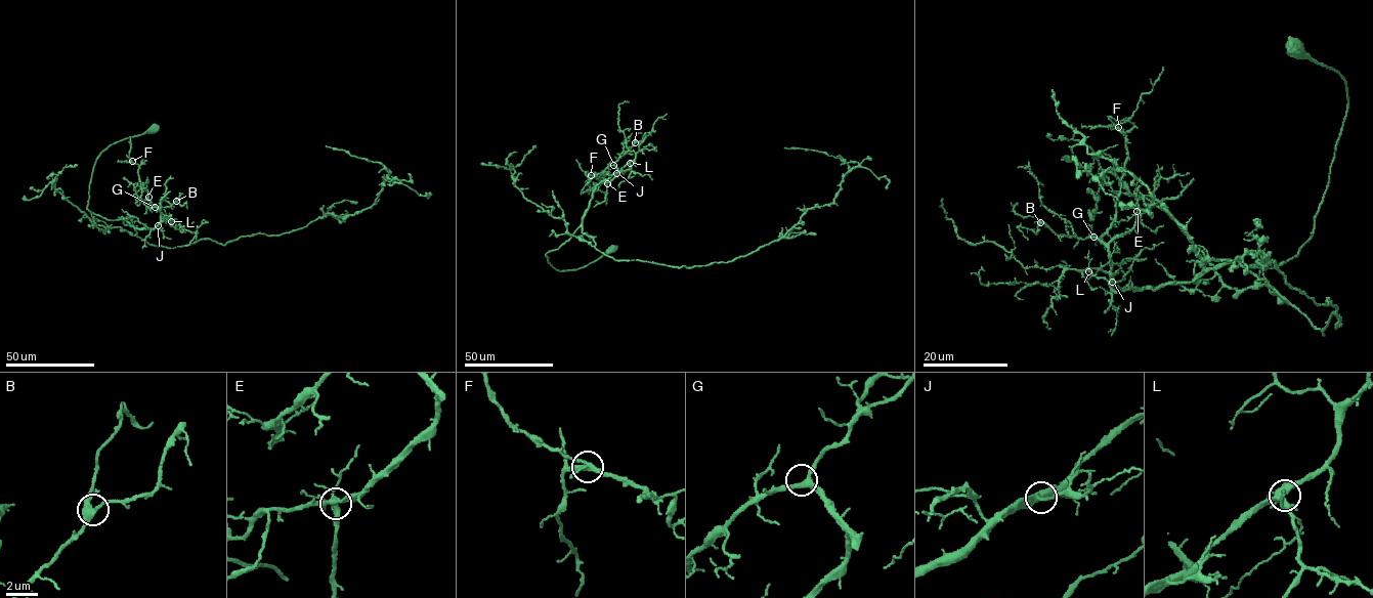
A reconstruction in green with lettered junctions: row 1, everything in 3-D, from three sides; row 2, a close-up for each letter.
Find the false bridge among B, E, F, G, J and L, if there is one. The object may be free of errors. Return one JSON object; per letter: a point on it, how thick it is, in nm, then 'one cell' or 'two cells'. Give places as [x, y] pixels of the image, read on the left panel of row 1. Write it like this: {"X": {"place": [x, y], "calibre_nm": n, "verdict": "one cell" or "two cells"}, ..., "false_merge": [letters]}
{"B": {"place": [176, 201], "calibre_nm": 360, "verdict": "one cell"}, "E": {"place": [148, 197], "calibre_nm": 320, "verdict": "one cell"}, "F": {"place": [132, 161], "calibre_nm": 280, "verdict": "one cell"}, "G": {"place": [155, 207], "calibre_nm": 280, "verdict": "one cell"}, "J": {"place": [158, 225], "calibre_nm": 360, "verdict": "one cell"}, "L": {"place": [171, 221], "calibre_nm": 400, "verdict": "one cell"}, "false_merge": []}

